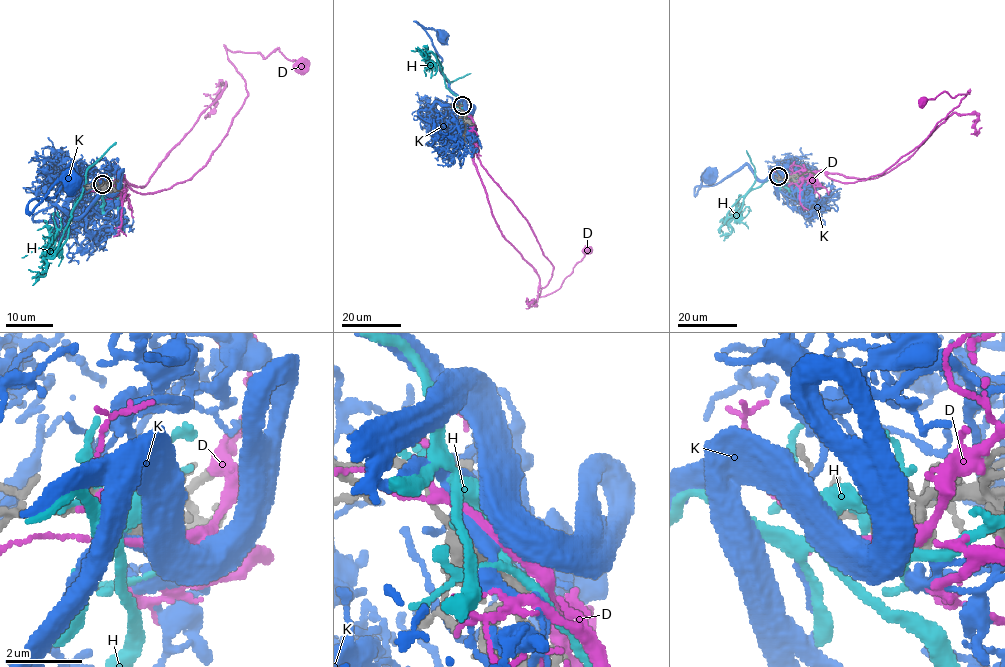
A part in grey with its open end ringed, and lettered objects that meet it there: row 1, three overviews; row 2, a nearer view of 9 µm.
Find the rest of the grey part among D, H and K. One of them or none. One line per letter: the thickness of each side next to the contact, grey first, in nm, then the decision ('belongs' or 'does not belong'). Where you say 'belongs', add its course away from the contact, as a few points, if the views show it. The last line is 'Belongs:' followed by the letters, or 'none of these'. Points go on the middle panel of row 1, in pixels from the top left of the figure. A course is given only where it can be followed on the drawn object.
D: 180/240 nm | does not belong
H: 200/280 nm | does not belong
K: 130/160 nm | belongs | via (462, 105), (463, 102), (441, 74), (441, 59), (425, 30), (432, 28), (441, 36)
Belongs: K

